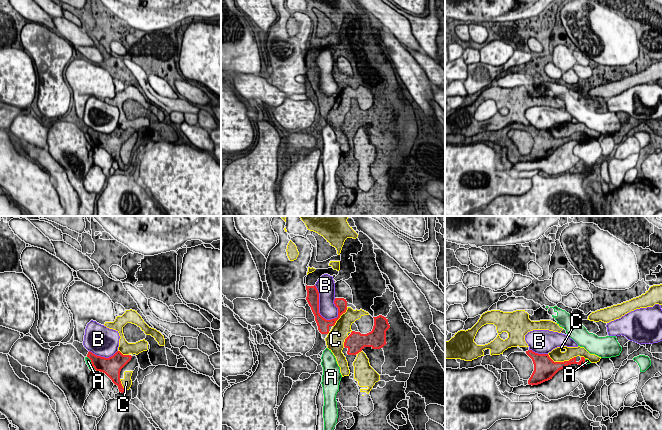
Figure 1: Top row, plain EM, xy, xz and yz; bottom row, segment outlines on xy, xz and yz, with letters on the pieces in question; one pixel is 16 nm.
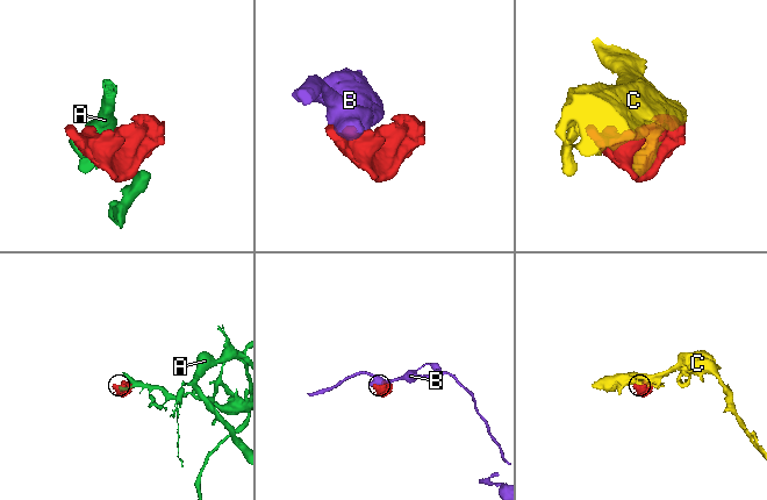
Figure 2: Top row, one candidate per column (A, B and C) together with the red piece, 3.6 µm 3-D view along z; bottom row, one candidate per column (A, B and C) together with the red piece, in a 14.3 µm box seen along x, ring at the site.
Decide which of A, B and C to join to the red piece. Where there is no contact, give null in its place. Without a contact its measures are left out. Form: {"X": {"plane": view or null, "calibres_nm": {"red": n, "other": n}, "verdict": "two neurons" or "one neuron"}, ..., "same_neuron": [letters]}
{"A": {"plane": "xy", "calibres_nm": {"red": 260, "other": 90}, "verdict": "two neurons"}, "B": {"plane": "xz", "calibres_nm": {"red": 200, "other": 280}, "verdict": "two neurons"}, "C": {"plane": "yz", "calibres_nm": {"red": 320, "other": 200}, "verdict": "two neurons"}, "same_neuron": []}

